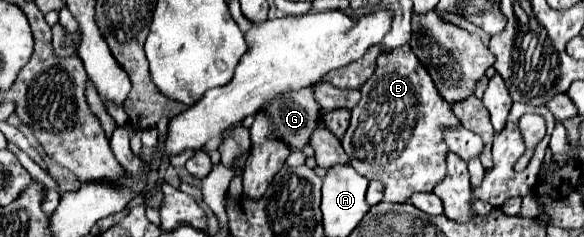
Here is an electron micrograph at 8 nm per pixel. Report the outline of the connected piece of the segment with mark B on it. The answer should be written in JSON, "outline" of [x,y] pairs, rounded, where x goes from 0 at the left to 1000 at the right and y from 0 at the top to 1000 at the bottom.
{"outline":[[[685,194],[647,245],[647,287],[620,371],[620,422],[603,464],[599,540],[586,582],[603,709],[630,759],[658,776],[661,852],[702,852],[709,810],[740,810],[764,751],[767,616],[757,540],[784,540],[784,498],[750,414],[743,346],[702,194]]]}

